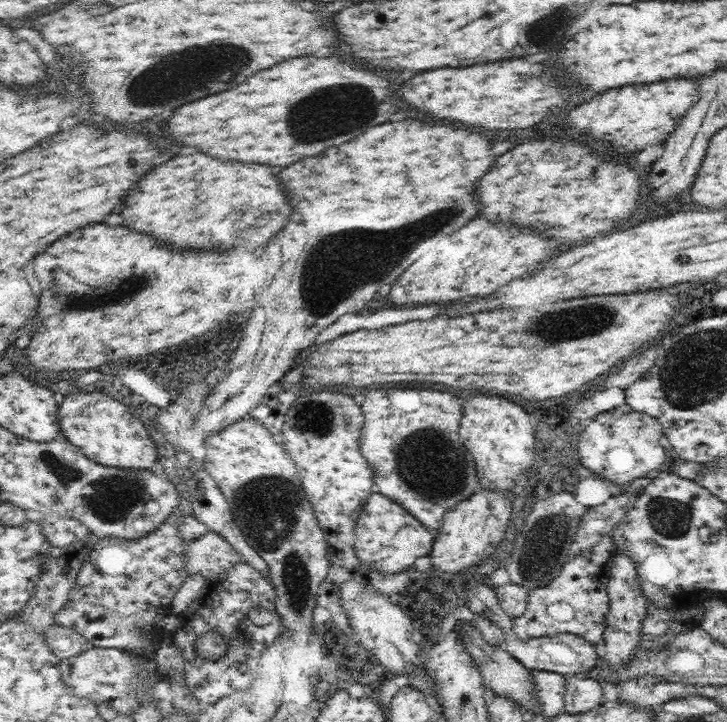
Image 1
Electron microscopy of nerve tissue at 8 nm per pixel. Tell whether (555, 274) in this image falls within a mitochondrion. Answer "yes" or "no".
no

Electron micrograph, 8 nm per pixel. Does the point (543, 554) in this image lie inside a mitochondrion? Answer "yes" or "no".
yes

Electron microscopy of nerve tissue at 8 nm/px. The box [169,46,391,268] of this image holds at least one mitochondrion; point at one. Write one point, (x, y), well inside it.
(324, 114)

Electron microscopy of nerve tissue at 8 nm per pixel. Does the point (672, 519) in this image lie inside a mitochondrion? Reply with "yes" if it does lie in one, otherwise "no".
yes

